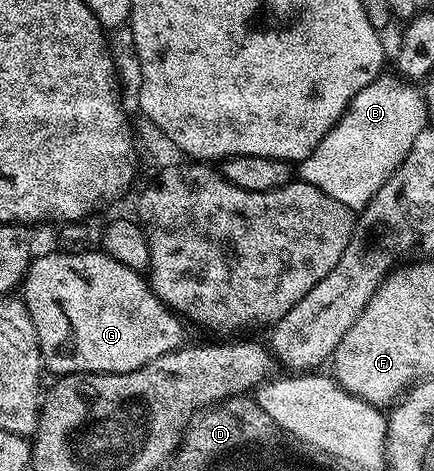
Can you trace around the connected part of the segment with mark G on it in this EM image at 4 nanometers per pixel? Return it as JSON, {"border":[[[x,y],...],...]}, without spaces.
{"border":[[[100,250],[55,251],[48,252],[45,256],[37,255],[29,264],[22,281],[22,299],[34,322],[40,358],[47,371],[49,368],[55,374],[133,372],[146,366],[163,352],[175,352],[185,343],[185,325],[171,309],[164,307],[164,303],[155,296],[151,284],[141,273],[122,266],[122,262],[104,255]]]}

